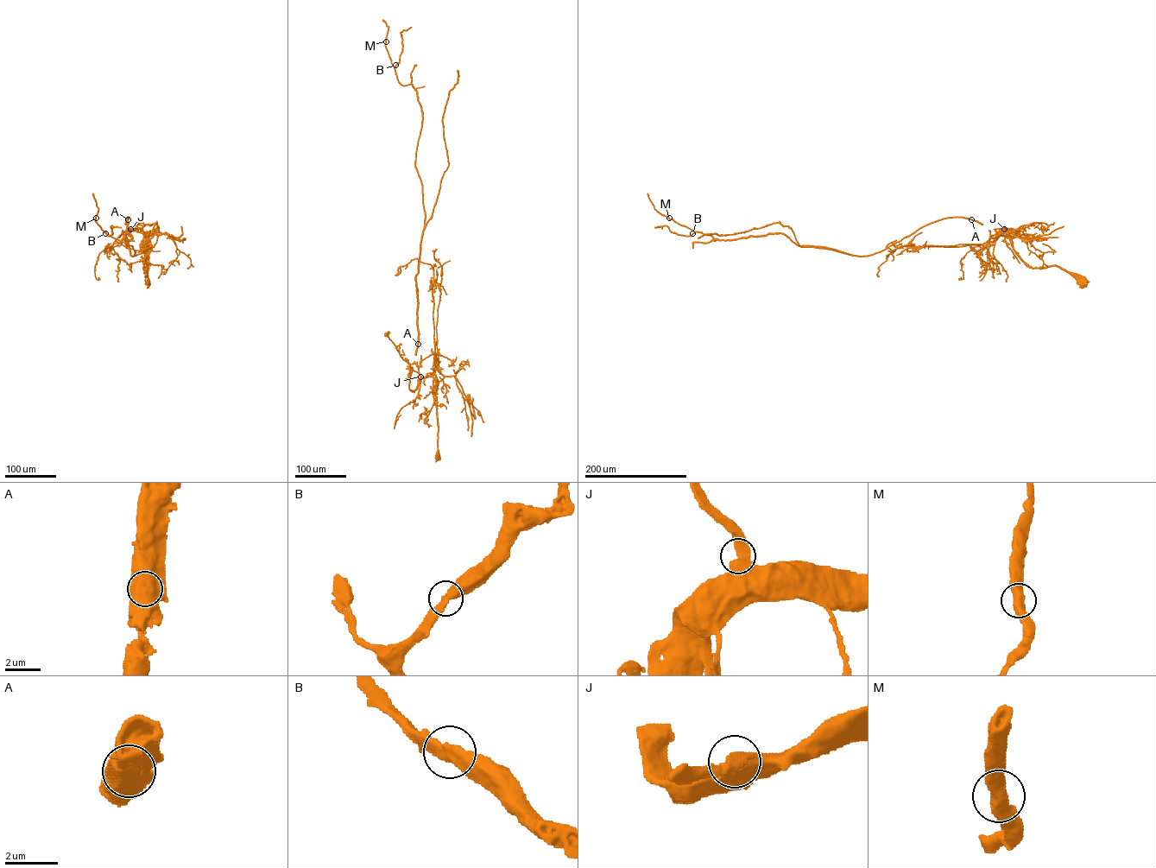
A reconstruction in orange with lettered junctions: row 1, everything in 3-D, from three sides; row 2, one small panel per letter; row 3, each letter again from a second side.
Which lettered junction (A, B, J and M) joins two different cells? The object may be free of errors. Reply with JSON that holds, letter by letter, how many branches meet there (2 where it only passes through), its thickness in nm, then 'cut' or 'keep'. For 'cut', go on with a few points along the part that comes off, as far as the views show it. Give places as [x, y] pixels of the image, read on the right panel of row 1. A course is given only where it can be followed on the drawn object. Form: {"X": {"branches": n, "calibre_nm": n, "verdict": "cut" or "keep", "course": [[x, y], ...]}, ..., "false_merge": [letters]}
{"A": {"branches": 1, "calibre_nm": 1450, "verdict": "keep"}, "B": {"branches": 2, "calibre_nm": 500, "verdict": "keep"}, "J": {"branches": 2, "calibre_nm": 500, "verdict": "keep"}, "M": {"branches": 2, "calibre_nm": 600, "verdict": "keep"}, "false_merge": []}

